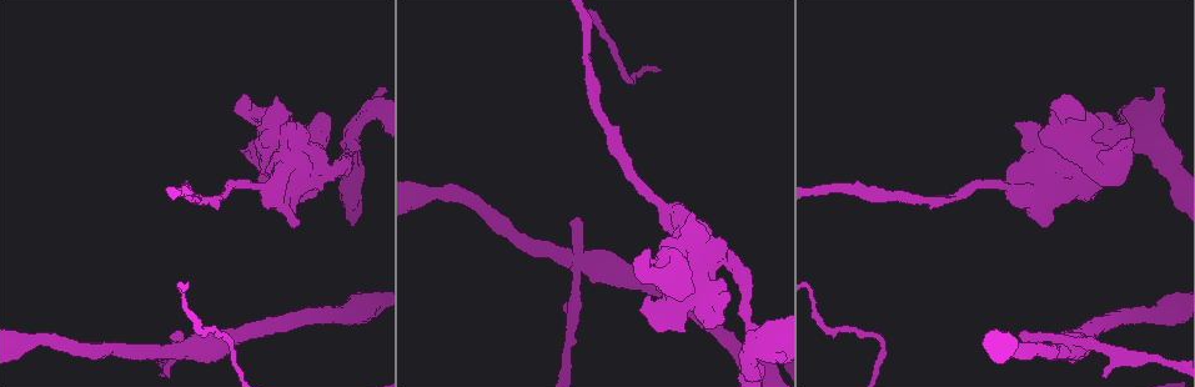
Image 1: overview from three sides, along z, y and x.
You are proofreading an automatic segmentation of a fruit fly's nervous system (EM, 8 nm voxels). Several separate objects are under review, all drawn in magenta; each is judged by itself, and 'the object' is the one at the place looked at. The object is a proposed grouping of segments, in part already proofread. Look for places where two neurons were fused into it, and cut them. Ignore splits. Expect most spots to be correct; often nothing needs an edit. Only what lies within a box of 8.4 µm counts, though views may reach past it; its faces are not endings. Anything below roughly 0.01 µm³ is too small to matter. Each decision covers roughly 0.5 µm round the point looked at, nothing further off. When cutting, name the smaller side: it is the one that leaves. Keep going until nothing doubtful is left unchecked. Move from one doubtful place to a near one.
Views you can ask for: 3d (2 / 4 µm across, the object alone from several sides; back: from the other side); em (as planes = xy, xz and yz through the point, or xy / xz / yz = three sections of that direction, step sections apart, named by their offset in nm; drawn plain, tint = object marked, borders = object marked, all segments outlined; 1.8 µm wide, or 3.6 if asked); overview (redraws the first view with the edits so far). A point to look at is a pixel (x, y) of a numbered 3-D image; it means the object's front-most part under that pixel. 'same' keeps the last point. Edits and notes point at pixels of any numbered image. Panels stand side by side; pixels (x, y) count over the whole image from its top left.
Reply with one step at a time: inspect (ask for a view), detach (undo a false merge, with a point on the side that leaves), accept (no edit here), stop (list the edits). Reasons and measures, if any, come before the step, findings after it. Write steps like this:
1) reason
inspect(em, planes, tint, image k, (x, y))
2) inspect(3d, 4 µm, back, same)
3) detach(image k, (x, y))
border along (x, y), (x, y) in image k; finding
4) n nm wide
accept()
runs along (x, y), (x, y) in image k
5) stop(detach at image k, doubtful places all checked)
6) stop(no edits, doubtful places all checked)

calibre changes
inspect(em, xy, step 4, tint, image 1, (583, 260))

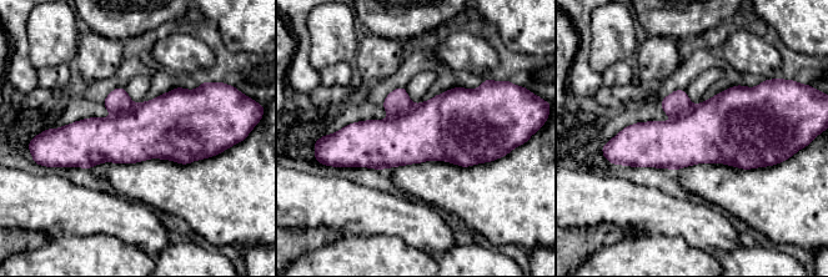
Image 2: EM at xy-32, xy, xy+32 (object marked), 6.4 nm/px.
detach(image 2, (397, 102))
border along (415, 105), (407, 112), (390, 117) in image 2; a second neuron is stuck on

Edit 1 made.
inspect(overview)

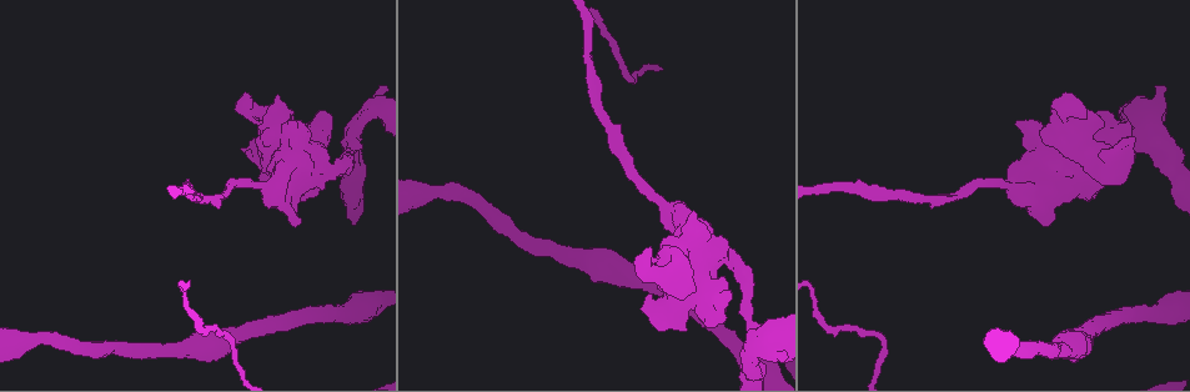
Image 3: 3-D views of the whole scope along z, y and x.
sudden change in width
inspect(em, 3.6 µm, yz, step 16, tint, image 3, (297, 133))

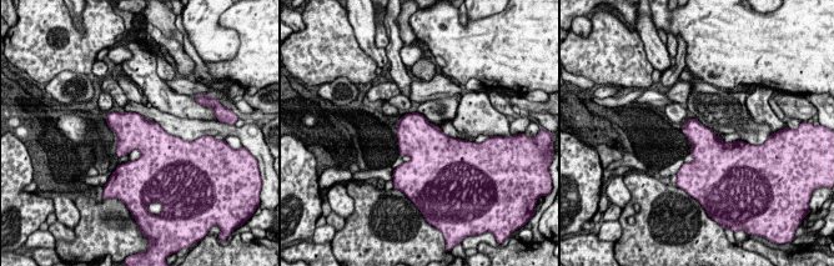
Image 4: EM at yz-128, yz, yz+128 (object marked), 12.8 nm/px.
inspect(em, 3.6 µm, planes, borders, same)

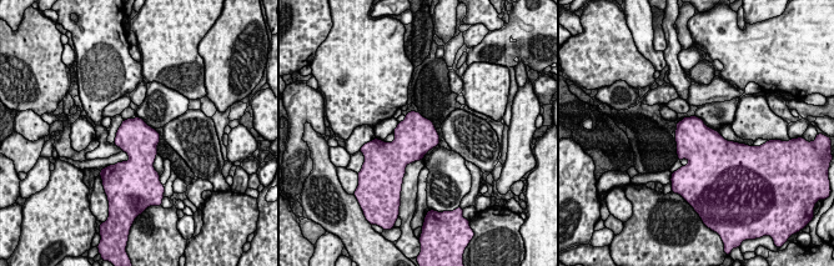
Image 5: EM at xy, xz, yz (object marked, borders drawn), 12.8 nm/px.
accept()
one neuron here

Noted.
inspect(em, 3.6 µm, planes, plain, image 3, (708, 254))

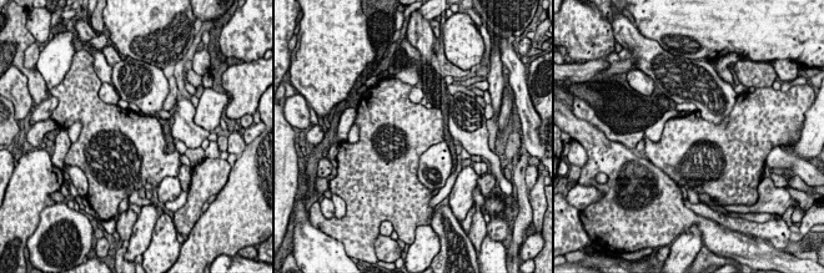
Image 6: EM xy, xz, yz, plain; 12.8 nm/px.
where the object lies
inspect(em, 3.6 µm, planes, tint, same)

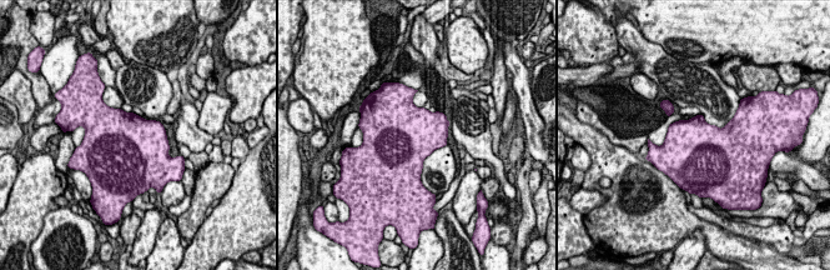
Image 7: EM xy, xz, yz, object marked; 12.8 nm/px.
accept()
one neuron here

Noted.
stop(detach at image 2, doubtful places all checked)

